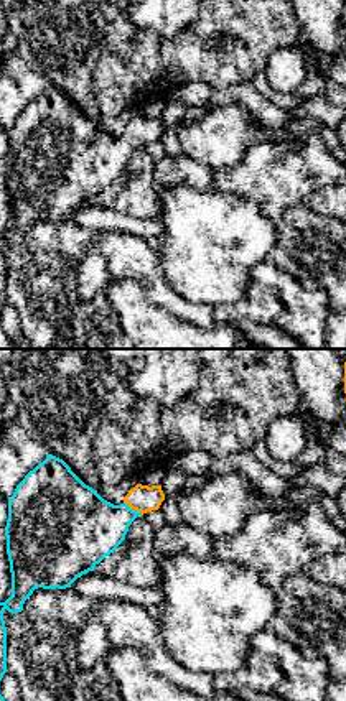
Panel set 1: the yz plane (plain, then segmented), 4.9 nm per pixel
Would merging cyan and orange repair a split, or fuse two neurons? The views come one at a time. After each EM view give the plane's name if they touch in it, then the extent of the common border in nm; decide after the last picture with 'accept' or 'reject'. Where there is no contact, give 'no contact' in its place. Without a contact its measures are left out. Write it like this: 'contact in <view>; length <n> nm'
contact in yz; length 110 nm

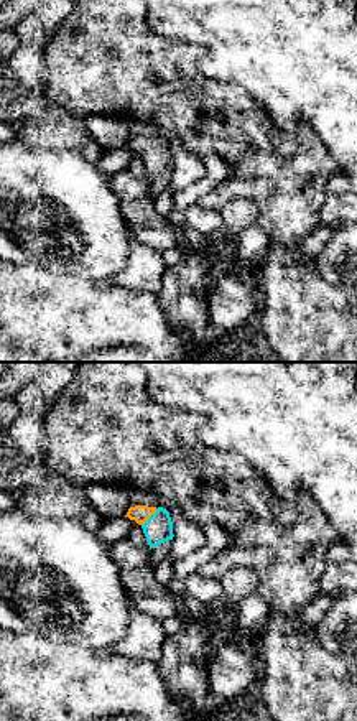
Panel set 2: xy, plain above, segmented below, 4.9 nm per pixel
contact in xy; length 120 nm

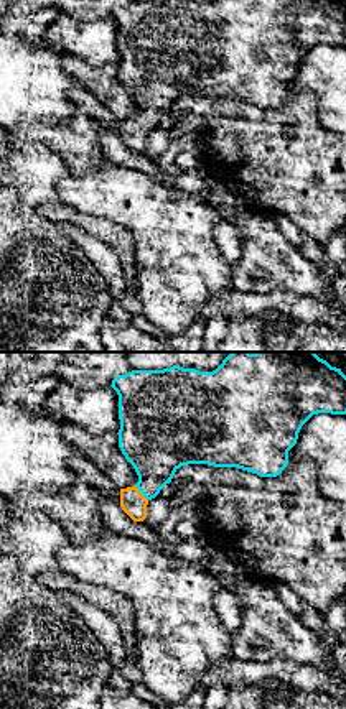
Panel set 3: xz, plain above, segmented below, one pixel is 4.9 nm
contact in xz; length 100 nm

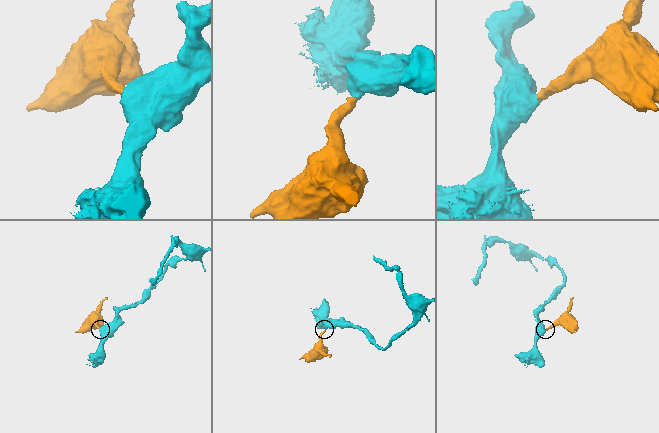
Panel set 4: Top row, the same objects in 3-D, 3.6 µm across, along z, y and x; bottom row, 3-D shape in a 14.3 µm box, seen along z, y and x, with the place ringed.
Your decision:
accept

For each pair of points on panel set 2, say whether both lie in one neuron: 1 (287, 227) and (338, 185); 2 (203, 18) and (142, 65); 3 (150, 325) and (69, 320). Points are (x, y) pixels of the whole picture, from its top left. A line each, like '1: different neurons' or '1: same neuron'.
1: different neurons
2: different neurons
3: same neuron

